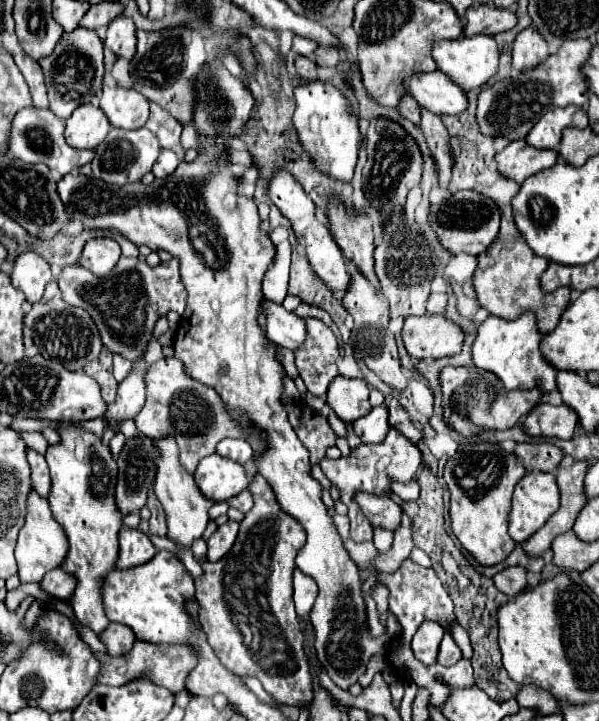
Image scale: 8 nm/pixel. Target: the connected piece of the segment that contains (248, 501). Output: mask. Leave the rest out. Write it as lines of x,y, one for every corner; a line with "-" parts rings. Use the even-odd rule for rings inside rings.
244,489
238,497
232,497
230,501
228,501
228,505
230,507
236,507
236,509
240,509
240,511
250,511
252,509
252,493
248,491
248,489

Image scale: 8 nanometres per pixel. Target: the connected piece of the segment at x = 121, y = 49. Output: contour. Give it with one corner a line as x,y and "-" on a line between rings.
120,15
116,17
106,31
104,45
116,55
124,59
132,59
136,53
136,27
132,19

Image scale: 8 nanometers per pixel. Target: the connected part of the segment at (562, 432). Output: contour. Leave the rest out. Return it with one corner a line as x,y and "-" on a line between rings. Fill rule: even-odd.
538,403
524,419
524,431
532,437
560,437
570,439
576,429
576,413
566,405

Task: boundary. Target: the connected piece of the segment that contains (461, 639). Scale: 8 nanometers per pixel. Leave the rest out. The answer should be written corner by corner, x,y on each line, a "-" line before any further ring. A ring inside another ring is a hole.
456,623
452,625
452,637
456,641
456,645
462,649
462,657
470,659
472,657
472,647
470,647
470,639
468,639
468,633

